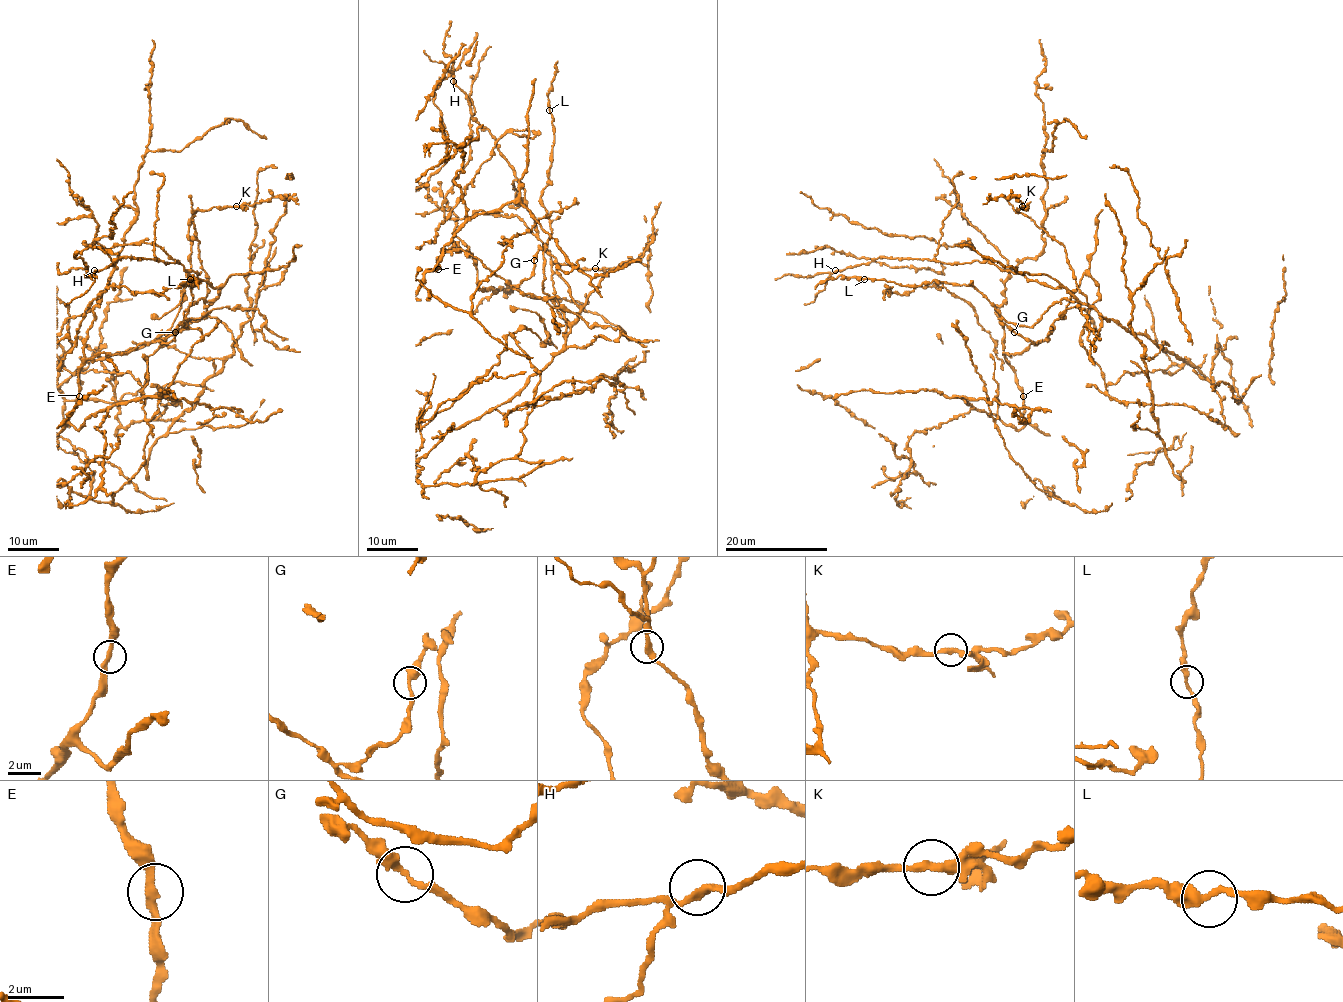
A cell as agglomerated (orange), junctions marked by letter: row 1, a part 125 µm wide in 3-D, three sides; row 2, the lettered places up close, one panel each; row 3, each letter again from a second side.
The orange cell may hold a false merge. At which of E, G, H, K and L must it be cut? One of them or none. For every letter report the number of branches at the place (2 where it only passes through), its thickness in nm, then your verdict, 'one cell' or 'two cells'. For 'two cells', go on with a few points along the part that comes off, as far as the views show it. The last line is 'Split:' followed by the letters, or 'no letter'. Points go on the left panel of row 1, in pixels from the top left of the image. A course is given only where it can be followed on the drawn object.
E: 2 branches meet; 280 nm thick; one cell
G: 2 branches meet; 280 nm thick; one cell
H: 2 branches meet; 280 nm thick; one cell
K: 2 branches meet; 300 nm thick; one cell
L: 2 branches meet; 280 nm thick; one cell
Split: no letter

